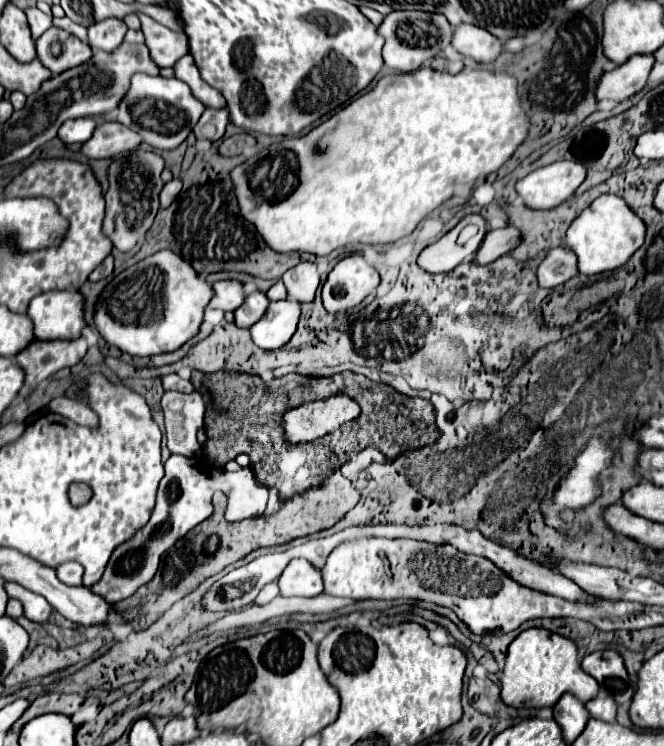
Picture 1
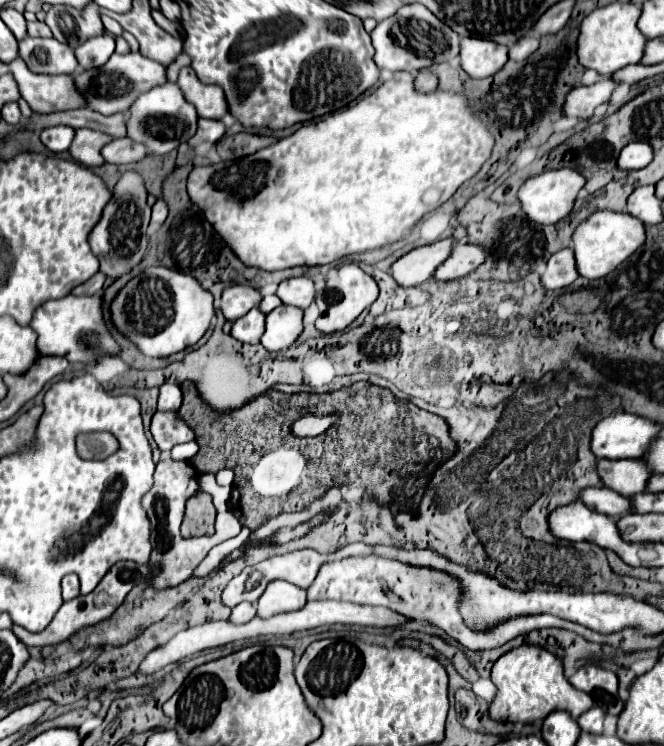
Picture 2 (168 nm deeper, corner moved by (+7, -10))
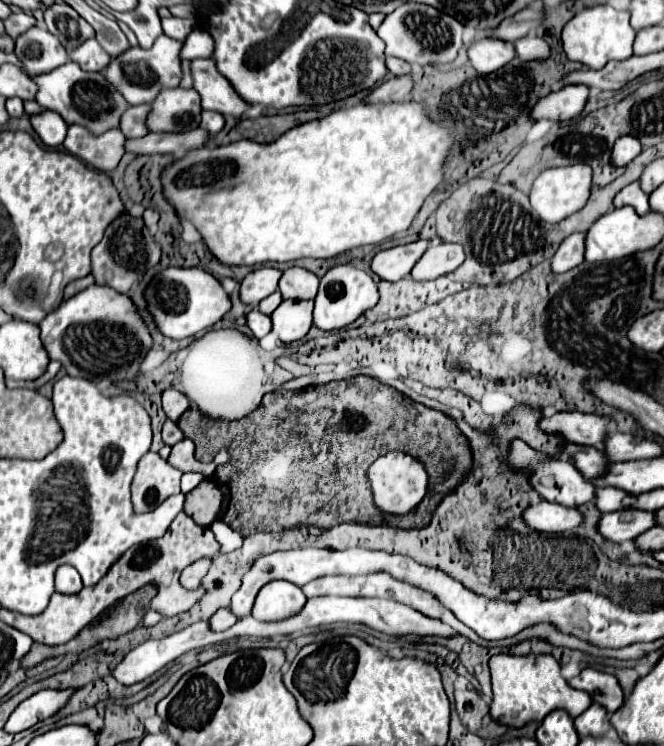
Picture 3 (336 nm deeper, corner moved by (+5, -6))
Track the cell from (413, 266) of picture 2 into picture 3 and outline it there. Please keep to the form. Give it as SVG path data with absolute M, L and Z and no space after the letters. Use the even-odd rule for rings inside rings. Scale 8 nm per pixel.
M418 240L412 244L396 246L390 250L382 250L372 260L372 270L388 282L398 282L406 276L410 276L414 264L424 256L428 250L428 240Z

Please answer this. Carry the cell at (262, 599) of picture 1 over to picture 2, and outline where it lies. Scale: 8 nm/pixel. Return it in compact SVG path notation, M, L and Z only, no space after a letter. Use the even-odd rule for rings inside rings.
M242 602L242 604L238 604L238 606L232 608L228 622L232 622L232 624L244 624L244 622L252 620L254 616L256 616L256 608L252 604L248 604L248 602Z

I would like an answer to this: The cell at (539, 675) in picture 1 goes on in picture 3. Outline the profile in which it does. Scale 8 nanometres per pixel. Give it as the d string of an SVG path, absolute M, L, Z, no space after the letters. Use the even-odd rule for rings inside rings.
M496 654L490 658L490 670L492 670L492 692L494 692L494 700L490 704L490 716L500 724L522 728L530 720L542 722L544 716L556 708L562 708L572 718L576 718L592 704L588 692L572 688L562 678L560 664L550 654L528 654L528 656Z

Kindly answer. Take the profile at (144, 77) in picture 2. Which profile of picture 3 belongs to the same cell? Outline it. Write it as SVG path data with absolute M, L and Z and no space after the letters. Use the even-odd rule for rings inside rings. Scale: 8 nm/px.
M160 36L150 50L144 50L140 46L128 48L120 56L116 56L102 70L102 74L116 88L116 92L120 92L126 98L126 102L130 106L150 104L150 100L154 100L154 96L158 94L158 90L162 86L178 86L180 84L180 76L182 76L182 72L180 72L180 58L178 58L180 48L182 48L182 42L172 40L168 36Z

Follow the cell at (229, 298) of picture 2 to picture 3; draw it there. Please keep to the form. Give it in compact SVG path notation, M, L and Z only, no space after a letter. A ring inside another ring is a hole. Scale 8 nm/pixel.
M260 268L252 274L248 274L242 280L242 288L240 288L242 304L258 306L260 300L268 298L278 288L280 276L282 276L282 272L276 268Z

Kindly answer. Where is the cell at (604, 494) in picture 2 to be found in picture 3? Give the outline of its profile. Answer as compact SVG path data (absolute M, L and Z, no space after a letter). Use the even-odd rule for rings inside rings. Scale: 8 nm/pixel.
M514 440L514 448L510 450L510 460L518 460L518 464L522 464L522 468L530 468L534 470L532 476L532 484L534 488L548 500L548 502L558 502L564 506L572 506L578 508L586 502L596 500L596 484L590 482L572 462L562 462L562 460L550 460L540 452L530 452L530 448L526 444L522 444L520 440Z

